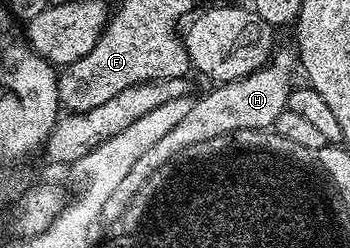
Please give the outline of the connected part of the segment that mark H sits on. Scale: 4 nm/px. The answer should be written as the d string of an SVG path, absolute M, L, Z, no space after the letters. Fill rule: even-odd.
M276 48L271 55L271 60L257 71L245 75L236 81L225 81L211 87L204 97L195 97L192 100L189 111L176 125L162 137L158 143L153 143L133 163L133 168L129 170L129 175L121 179L121 183L109 195L109 200L105 202L103 217L118 219L127 209L127 204L141 191L141 187L165 163L169 163L181 151L193 147L197 143L205 143L205 139L217 139L217 135L227 136L228 133L246 134L248 131L267 131L272 128L277 119L287 109L287 100L293 88L291 76L297 73L297 53L294 48Z

